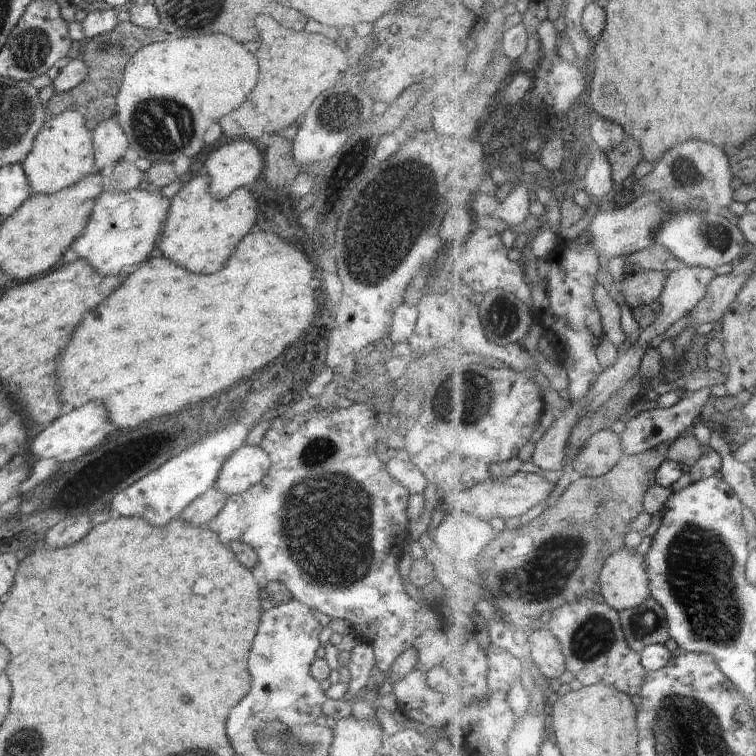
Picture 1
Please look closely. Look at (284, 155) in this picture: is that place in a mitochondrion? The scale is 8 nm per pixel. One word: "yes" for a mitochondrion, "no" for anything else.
no

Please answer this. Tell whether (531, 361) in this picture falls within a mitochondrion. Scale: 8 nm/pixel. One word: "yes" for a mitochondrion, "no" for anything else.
no

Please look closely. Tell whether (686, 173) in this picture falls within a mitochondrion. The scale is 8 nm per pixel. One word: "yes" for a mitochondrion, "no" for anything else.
yes

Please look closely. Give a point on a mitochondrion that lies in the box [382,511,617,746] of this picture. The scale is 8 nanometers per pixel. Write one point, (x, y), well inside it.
(545, 577)

